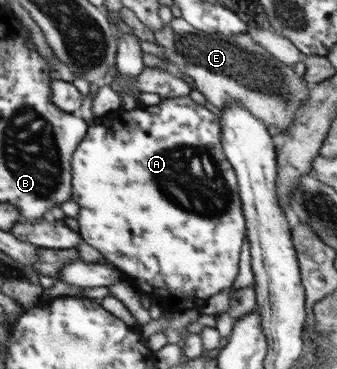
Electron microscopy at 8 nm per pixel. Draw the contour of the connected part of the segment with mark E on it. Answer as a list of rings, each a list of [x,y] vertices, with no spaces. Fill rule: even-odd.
[[[174,17],[162,29],[154,31],[154,42],[144,40],[140,42],[140,46],[146,54],[164,56],[177,74],[186,74],[186,76],[193,78],[193,88],[201,92],[205,99],[214,106],[224,109],[230,101],[240,101],[267,128],[270,125],[275,125],[282,132],[291,126],[294,117],[296,117],[296,109],[306,101],[308,91],[310,91],[311,84],[306,82],[304,76],[295,72],[294,66],[286,66],[284,62],[274,58],[268,50],[264,50],[264,47],[260,46],[258,42],[254,42],[248,32],[242,32],[236,36],[221,37],[198,30],[184,19]]]

